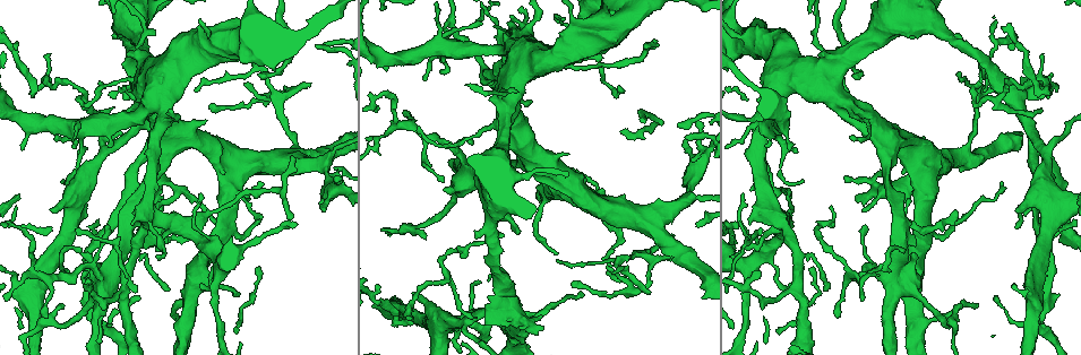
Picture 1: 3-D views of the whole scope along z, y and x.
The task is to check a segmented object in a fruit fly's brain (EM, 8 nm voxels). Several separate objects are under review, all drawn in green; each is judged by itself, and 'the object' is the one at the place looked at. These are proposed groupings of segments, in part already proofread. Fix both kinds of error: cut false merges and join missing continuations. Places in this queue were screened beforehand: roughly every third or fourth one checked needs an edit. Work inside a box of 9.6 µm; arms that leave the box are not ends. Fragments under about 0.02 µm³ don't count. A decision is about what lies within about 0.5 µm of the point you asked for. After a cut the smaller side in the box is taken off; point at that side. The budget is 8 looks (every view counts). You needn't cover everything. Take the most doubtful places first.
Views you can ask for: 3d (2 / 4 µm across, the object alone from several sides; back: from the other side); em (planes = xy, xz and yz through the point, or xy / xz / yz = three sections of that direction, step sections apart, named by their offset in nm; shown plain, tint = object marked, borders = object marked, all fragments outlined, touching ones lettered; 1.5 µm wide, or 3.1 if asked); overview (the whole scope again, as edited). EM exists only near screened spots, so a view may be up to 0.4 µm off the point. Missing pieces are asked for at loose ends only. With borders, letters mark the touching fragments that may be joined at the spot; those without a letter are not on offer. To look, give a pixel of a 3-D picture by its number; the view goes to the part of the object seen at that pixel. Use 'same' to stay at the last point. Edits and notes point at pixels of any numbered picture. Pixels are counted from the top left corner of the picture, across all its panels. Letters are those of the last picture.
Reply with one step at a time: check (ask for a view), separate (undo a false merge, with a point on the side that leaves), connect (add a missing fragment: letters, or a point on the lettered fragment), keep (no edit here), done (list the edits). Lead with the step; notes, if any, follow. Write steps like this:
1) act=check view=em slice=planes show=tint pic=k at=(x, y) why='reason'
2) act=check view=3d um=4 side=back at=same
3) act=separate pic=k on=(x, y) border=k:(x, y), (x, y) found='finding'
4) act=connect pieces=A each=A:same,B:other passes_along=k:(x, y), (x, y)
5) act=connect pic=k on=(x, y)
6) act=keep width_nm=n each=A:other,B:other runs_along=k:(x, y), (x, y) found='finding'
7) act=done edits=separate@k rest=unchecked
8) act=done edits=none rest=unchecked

act=check view=3d um=2 side=back pic=1 at=(514, 328) why='two arms in line, one across'

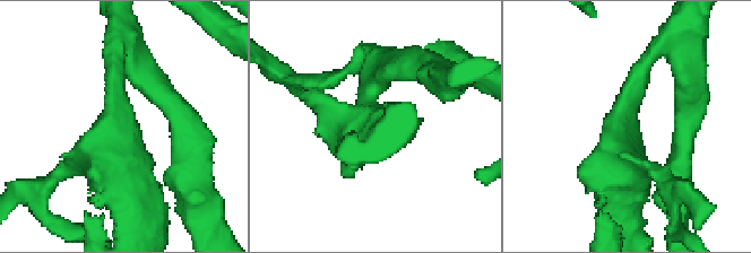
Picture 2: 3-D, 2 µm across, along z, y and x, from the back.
act=check view=em slice=planes show=borders pic=2 at=(624, 161) arms=3 arm_widths_nm=160,170,300

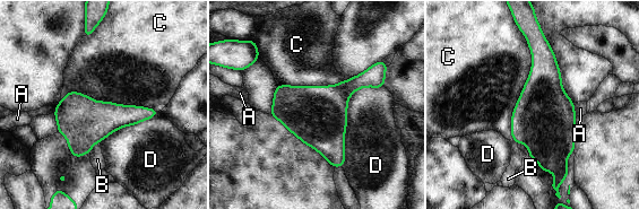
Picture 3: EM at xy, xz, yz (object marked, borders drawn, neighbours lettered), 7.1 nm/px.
act=keep width_nm=190 each=A:other,B:other,C:other,D:other found='one neuron here'

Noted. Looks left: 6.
act=check view=em slice=yz step=8 show=borders pic=1 at=(33, 95) why='tapers out'

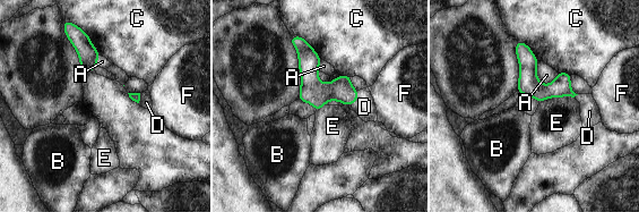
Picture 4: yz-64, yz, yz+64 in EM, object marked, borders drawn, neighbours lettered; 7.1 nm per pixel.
act=connect pieces=D each=A:other,B:other,C:other,D:same,E:other,F:other passes_along=4:(340, 90), (356, 99), (364, 107) found='the neuron continues'

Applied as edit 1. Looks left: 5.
act=check view=3d um=2 pic=1 at=(984, 90) why='tapers out'

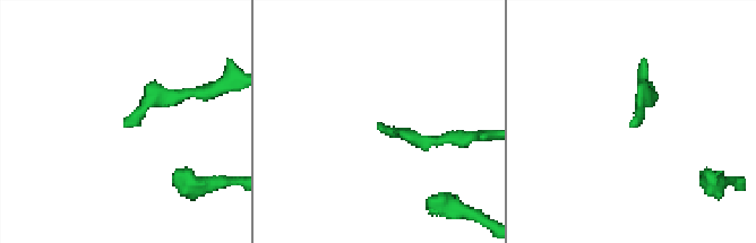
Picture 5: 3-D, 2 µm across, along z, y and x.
act=check view=em slice=planes show=plain pic=5 at=(124, 122) why='shape alone is not enough'

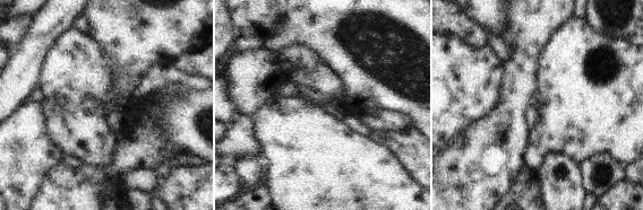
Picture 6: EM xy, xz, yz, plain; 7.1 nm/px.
act=check view=em slice=planes show=borders at=same

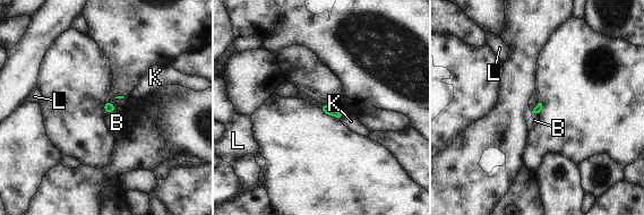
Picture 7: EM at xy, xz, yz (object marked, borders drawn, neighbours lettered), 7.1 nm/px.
act=keep each=B:other,K:other,L:other border=7:(117, 110), (106, 114) found='no lettered fragment goes on from it'

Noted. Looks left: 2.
act=done edits=connect@4 rest=unchecked

